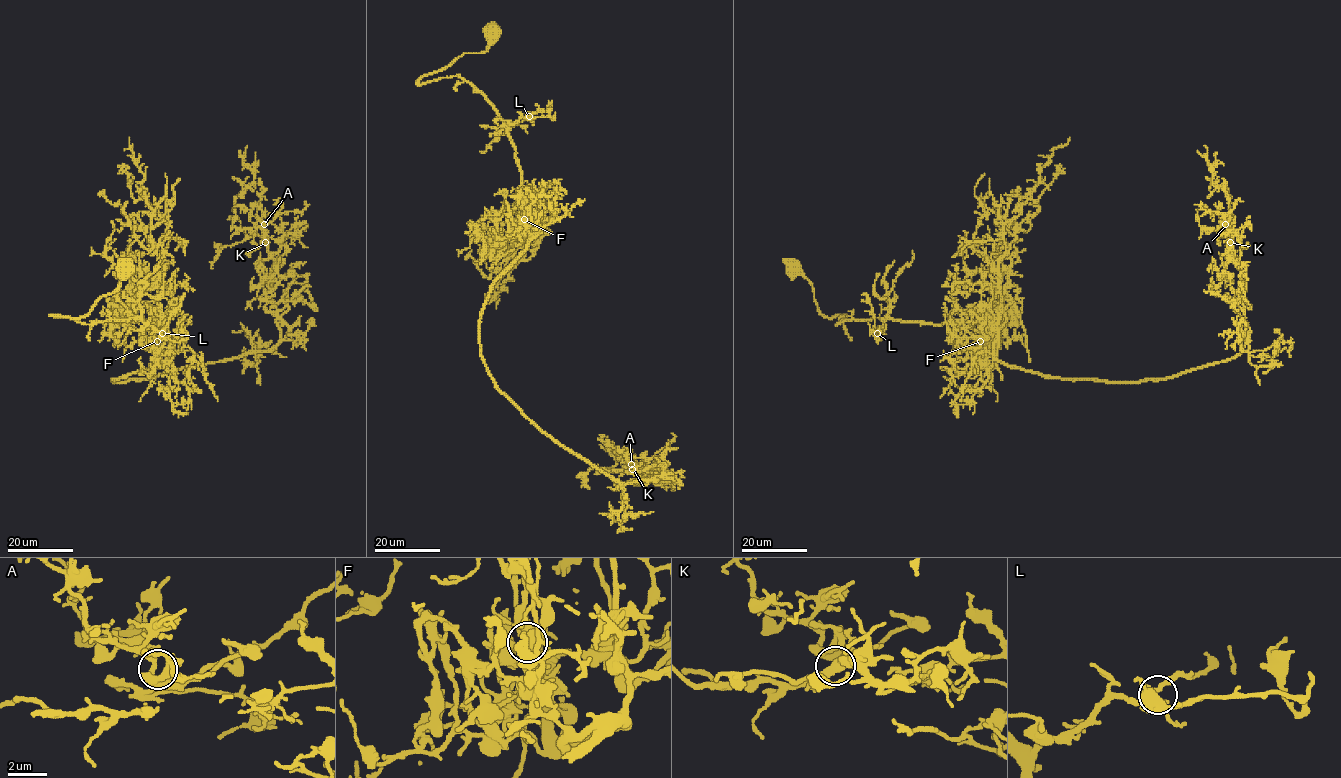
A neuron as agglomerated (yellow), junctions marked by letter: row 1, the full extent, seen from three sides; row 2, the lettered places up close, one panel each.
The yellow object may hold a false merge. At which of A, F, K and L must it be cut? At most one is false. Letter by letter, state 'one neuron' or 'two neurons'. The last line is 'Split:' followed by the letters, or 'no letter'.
A: one neuron
F: two neurons
K: one neuron
L: one neuron
Split: F

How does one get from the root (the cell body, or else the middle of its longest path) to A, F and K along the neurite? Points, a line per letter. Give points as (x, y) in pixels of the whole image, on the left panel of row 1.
A: (124, 266), (85, 315), (52, 315), (159, 324), (169, 358), (114, 382), (271, 349), (264, 224)
F: (124, 266), (118, 287), (85, 315), (52, 315), (86, 324), (154, 321), (157, 341)
K: (124, 266), (85, 315), (52, 315), (159, 324), (169, 358), (114, 382), (271, 349), (265, 242)

